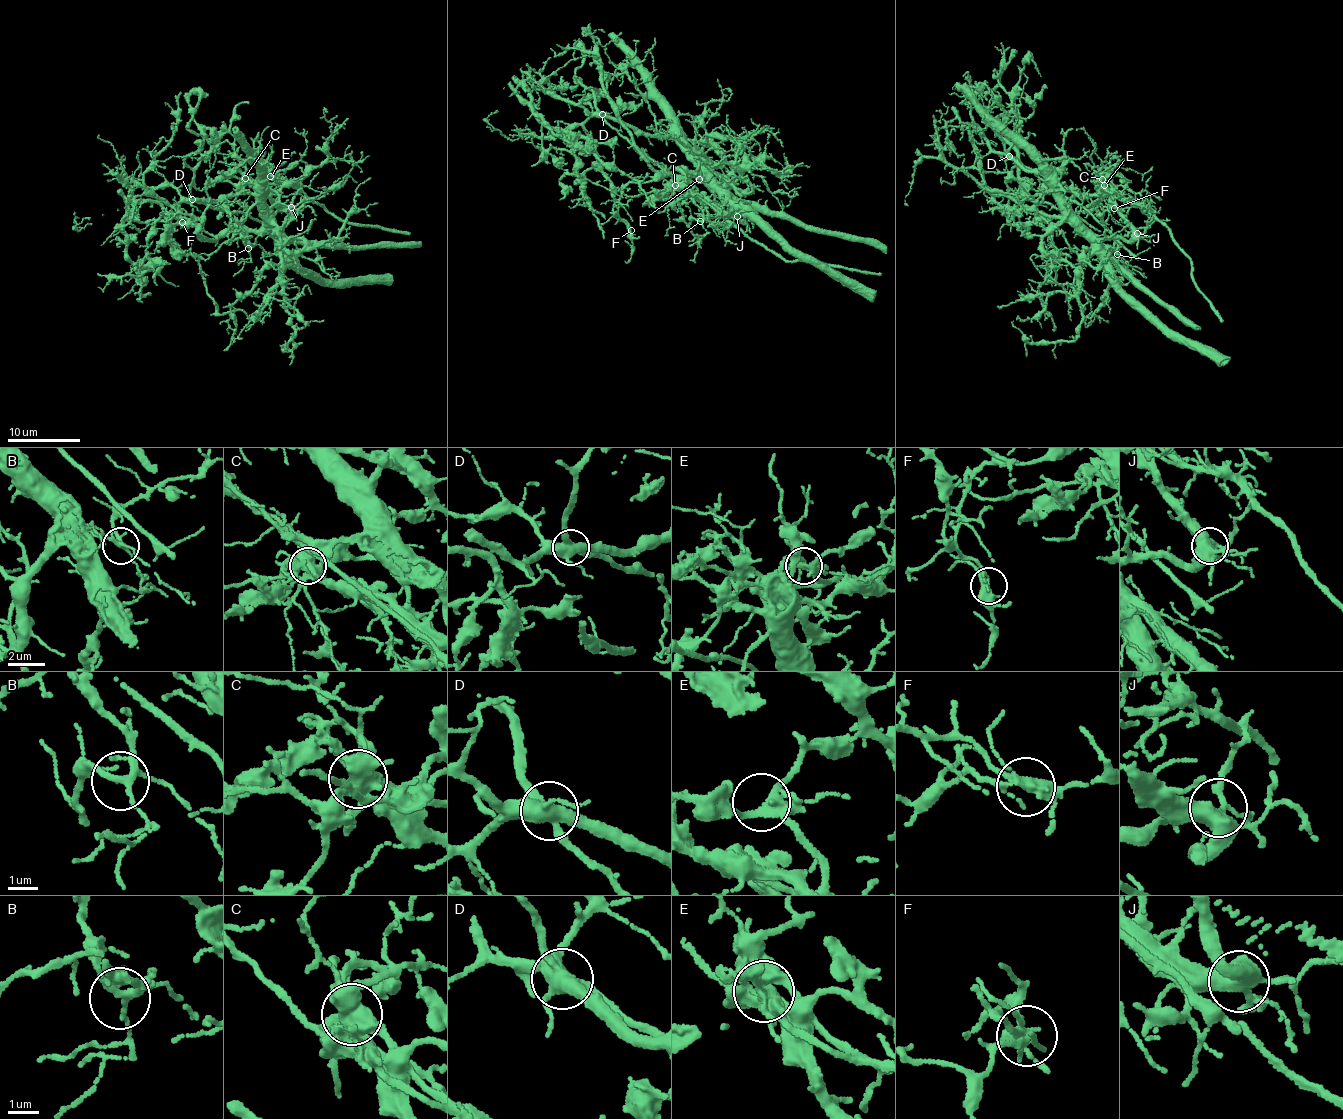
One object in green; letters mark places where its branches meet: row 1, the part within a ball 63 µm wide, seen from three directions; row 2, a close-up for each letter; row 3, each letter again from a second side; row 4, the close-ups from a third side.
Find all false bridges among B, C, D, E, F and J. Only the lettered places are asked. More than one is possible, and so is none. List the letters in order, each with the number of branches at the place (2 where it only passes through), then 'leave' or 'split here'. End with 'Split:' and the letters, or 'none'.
B: 5 | leave
C: 7 | split here
D: 5 | split here
E: 4 | leave
F: 5 | split here
J: 5 | leave
Split: C, D, F

